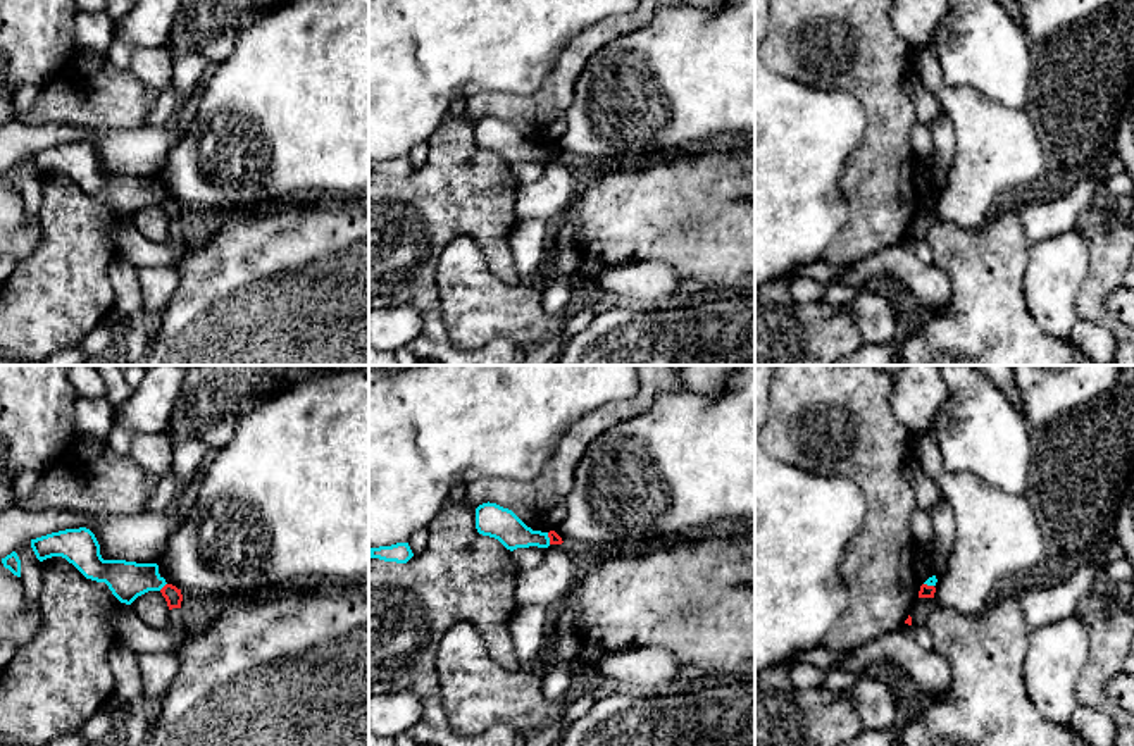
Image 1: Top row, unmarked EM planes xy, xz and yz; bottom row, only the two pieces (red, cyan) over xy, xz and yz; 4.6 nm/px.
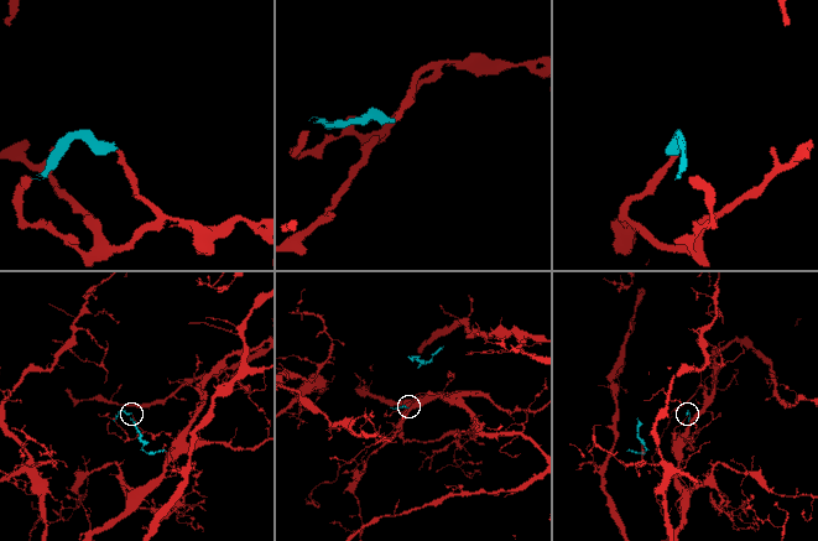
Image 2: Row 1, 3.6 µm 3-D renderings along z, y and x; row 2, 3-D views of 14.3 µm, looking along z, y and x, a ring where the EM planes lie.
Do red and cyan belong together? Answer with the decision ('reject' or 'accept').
reject

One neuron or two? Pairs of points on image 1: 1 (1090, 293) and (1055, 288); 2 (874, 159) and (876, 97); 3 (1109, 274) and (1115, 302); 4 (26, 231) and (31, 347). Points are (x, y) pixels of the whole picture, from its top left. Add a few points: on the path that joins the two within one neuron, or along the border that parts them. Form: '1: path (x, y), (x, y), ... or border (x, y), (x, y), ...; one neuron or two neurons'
1: border (1090, 252), (1086, 276), (1076, 300), (1077, 317); two neurons
2: path (878, 143), (878, 112); one neuron
3: border (1114, 288), (1105, 300), (1105, 307), (1115, 317); two neurons
4: border (43, 238), (23, 261); two neurons

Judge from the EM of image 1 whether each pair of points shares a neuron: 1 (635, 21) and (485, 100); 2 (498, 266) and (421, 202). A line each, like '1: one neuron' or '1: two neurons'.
1: one neuron
2: one neuron

